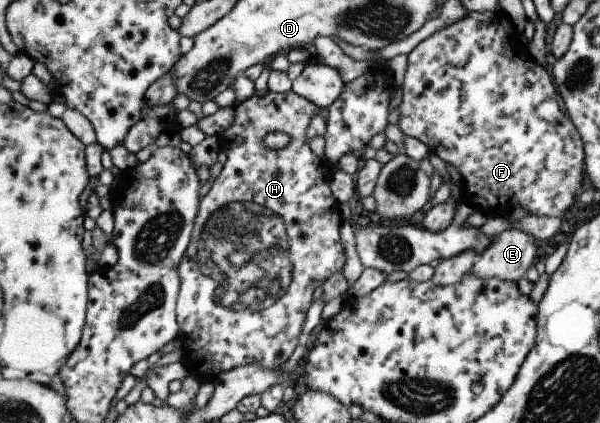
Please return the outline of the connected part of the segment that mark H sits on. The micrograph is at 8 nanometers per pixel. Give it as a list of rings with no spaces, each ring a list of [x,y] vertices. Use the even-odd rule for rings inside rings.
[[[269,91],[264,96],[258,95],[246,99],[244,103],[235,104],[236,119],[234,125],[224,129],[226,141],[225,153],[227,159],[223,164],[220,174],[214,180],[210,191],[203,197],[200,211],[192,234],[191,244],[187,255],[184,256],[183,263],[180,264],[179,274],[181,279],[181,289],[177,305],[177,317],[179,318],[181,329],[180,343],[188,359],[189,364],[200,379],[214,381],[222,373],[228,373],[236,367],[244,365],[260,364],[266,369],[280,369],[284,363],[290,359],[294,349],[301,344],[304,337],[304,323],[307,320],[308,310],[314,301],[314,291],[326,283],[328,277],[332,277],[336,271],[341,271],[346,263],[346,251],[342,245],[342,211],[340,202],[334,197],[331,185],[335,177],[335,169],[331,161],[326,157],[318,157],[306,139],[306,131],[310,127],[310,121],[321,113],[320,107],[308,101],[305,97],[300,97],[298,93],[289,91],[288,93],[278,93]],[[270,131],[286,132],[290,137],[289,143],[281,149],[269,149],[264,145],[264,137]]]

